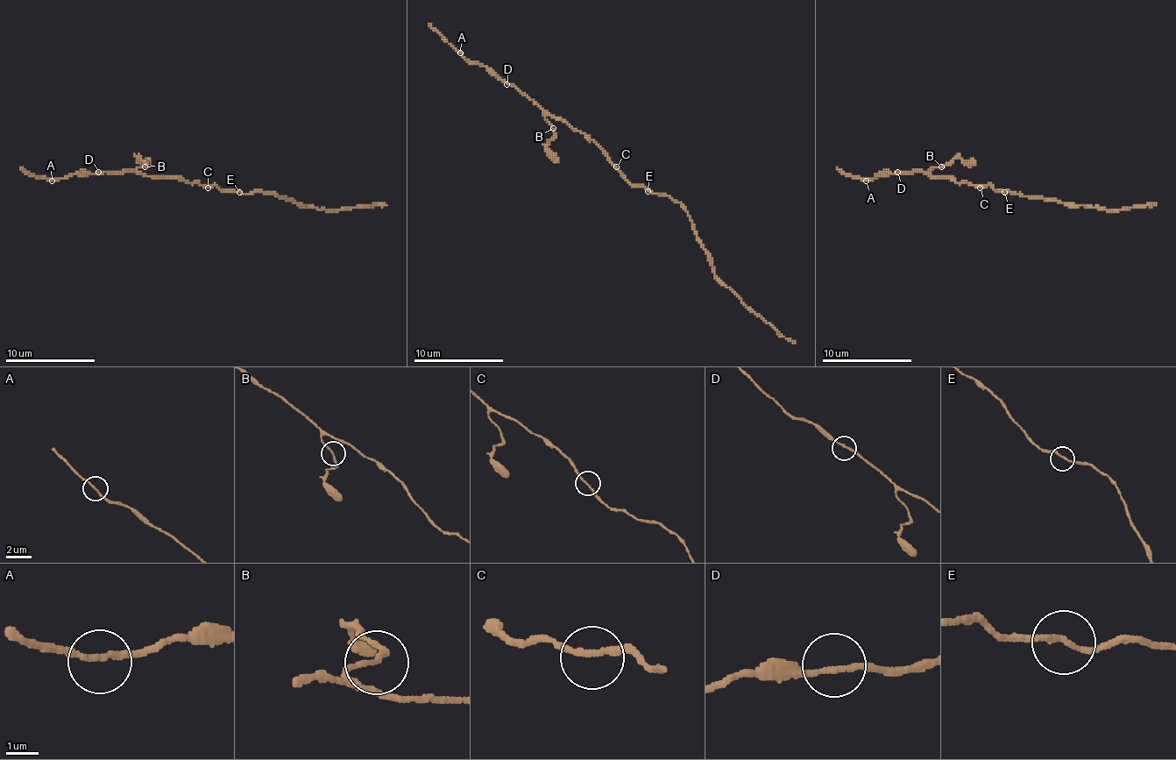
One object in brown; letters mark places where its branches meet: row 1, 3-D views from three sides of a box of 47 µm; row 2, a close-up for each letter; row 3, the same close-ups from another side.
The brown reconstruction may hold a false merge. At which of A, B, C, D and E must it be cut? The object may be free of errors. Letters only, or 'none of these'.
none of these

